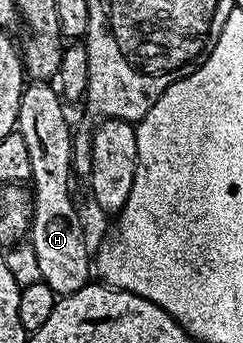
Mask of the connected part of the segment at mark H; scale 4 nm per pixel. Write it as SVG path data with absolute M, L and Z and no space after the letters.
M33 81L26 84L19 99L19 115L16 132L23 135L31 158L31 202L33 219L27 234L39 262L41 280L55 291L58 297L66 297L79 291L91 281L91 245L85 242L85 229L81 217L73 206L69 194L69 177L73 171L74 130L64 117L66 102L52 84Z

